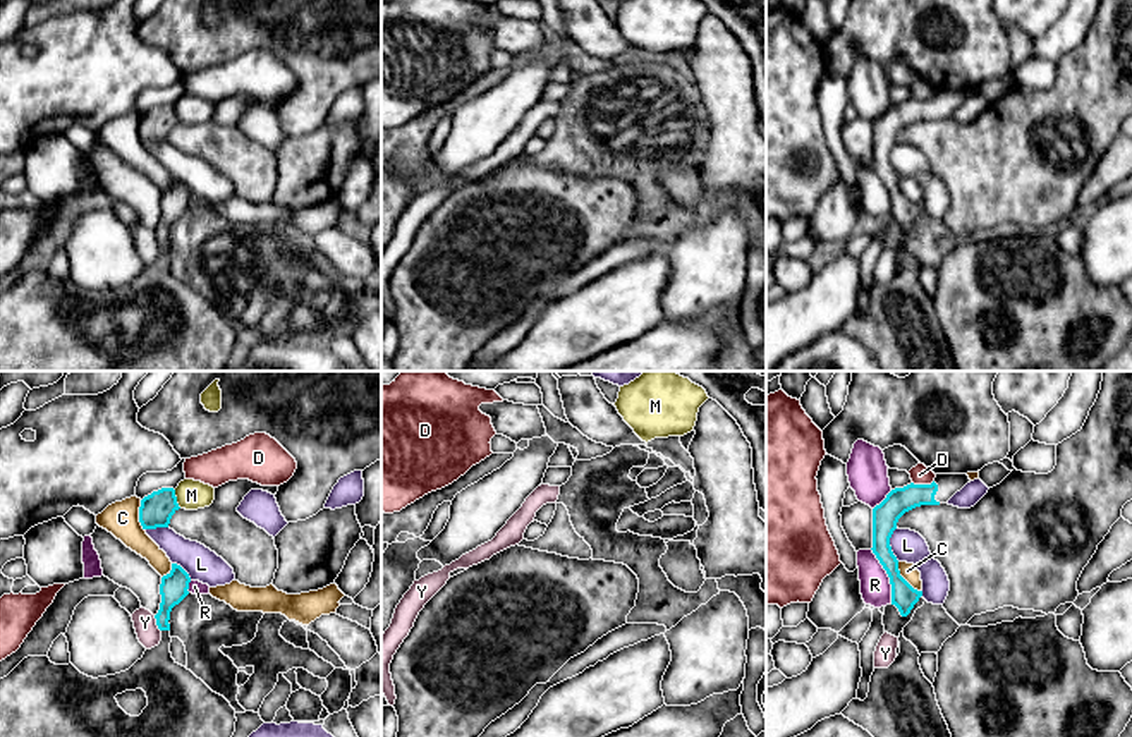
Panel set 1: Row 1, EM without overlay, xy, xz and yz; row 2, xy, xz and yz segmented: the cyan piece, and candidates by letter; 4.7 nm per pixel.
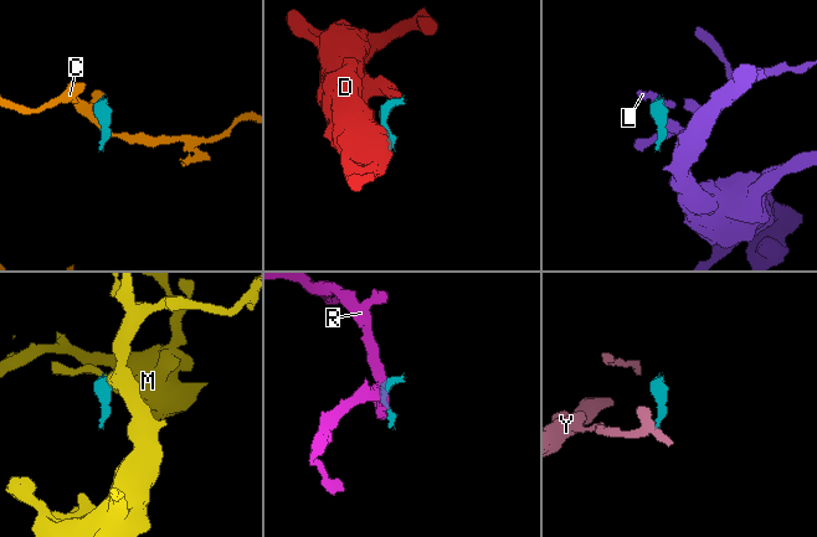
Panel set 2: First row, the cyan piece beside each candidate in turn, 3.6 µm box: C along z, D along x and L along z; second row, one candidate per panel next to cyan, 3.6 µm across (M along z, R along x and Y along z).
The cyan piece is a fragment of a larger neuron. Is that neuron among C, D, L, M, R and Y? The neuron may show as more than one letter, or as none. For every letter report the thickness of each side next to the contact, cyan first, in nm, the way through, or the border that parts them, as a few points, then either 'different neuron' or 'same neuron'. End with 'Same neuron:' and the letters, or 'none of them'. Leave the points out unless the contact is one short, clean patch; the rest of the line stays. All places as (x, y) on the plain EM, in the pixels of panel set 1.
C: 120 nm thick on the cyan side, 80 nm on the other; border along yz (897, 177), (899, 188), (919, 207); different neuron
D: 130 nm thick on the cyan side, 90 nm on the other; border along yz (933, 95), (930, 98), (912, 98); different neuron
L: 130 nm thick on the cyan side, 150 nm on the other; different neuron
M: 160 nm thick on the cyan side, 140 nm on the other; border along xy (174, 105), (176, 117), (181, 122); different neuron
R: 120 nm thick on the cyan side, 140 nm on the other; different neuron
Y: 130 nm thick on the cyan side, 110 nm on the other; border along xy (153, 231), (160, 246); different neuron
Same neuron: none of them

